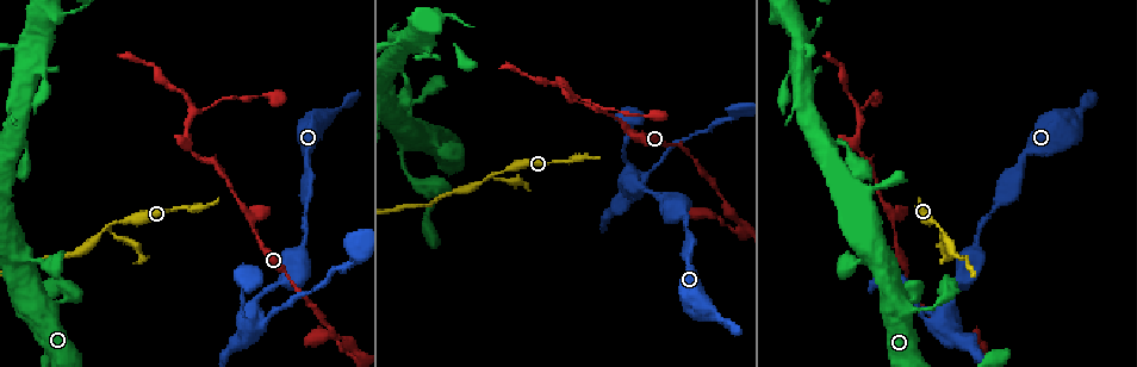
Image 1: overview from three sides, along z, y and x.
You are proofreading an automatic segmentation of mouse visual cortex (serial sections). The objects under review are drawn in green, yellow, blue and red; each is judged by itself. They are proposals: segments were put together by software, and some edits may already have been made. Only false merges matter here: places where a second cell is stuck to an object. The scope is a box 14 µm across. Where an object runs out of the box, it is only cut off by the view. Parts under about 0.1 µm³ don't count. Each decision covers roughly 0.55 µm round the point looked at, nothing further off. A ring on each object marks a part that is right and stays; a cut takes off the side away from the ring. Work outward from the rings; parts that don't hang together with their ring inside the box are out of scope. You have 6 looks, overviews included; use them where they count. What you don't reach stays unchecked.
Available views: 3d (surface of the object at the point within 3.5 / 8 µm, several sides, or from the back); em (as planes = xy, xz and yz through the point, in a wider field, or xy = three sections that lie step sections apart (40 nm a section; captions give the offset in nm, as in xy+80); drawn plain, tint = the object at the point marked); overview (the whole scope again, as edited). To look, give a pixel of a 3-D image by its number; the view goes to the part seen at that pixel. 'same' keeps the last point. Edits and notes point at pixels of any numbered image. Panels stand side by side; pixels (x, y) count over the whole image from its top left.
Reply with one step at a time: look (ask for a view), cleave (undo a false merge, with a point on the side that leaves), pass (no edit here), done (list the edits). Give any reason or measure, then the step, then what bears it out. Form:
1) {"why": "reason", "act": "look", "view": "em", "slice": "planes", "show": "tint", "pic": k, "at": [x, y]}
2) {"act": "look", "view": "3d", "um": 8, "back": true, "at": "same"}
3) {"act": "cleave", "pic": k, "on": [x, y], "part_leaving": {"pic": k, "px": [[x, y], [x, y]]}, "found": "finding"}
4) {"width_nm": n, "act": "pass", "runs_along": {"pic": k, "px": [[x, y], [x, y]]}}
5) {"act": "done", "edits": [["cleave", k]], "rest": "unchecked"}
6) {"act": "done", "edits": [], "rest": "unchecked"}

{"why": "a narrow waist", "act": "look", "view": "3d", "um": 3.5, "pic": 1, "at": [576, 95]}

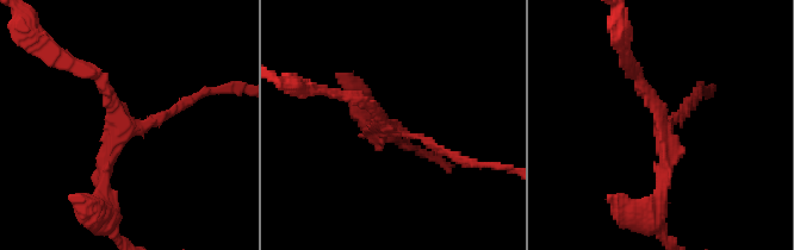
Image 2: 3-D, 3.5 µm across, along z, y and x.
{"why": "now the EM", "act": "look", "view": "em", "slice": "xy", "step": 2, "show": "tint", "pic": 2, "at": [123, 134]}

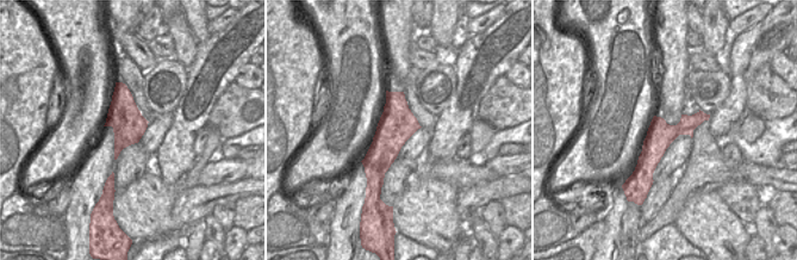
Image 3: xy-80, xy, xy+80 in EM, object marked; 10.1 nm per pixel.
{"arm_widths_nm": [100, 150, 200], "act": "pass", "runs_along": {"pic": 3, "px": [[705, 117], [652, 152], [648, 180]]}, "found": "all the same cell"}

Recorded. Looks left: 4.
{"why": "sudden change in width", "act": "look", "view": "3d", "um": 3.5, "pic": 1, "at": [474, 184]}

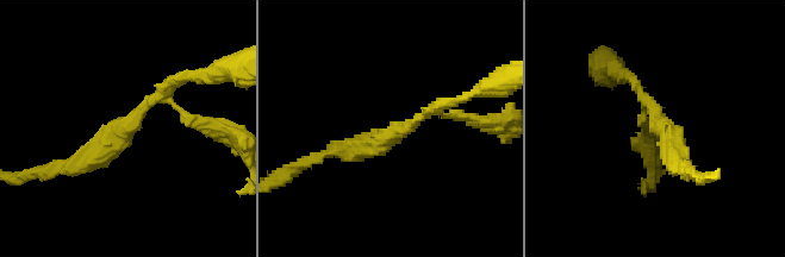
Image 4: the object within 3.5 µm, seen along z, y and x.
{"arm_widths_nm": [150, 250], "why": "now the EM", "act": "look", "view": "em", "slice": "xy", "step": 5, "show": "tint", "pic": 4, "at": [122, 134]}

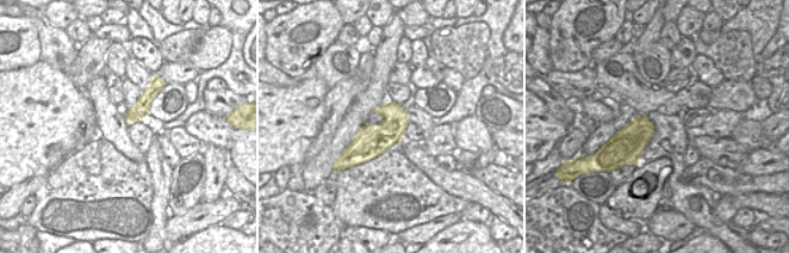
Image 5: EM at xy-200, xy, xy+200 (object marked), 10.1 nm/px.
{"why": "cut it another way", "act": "look", "view": "em", "slice": "planes", "show": "tint", "at": "same"}

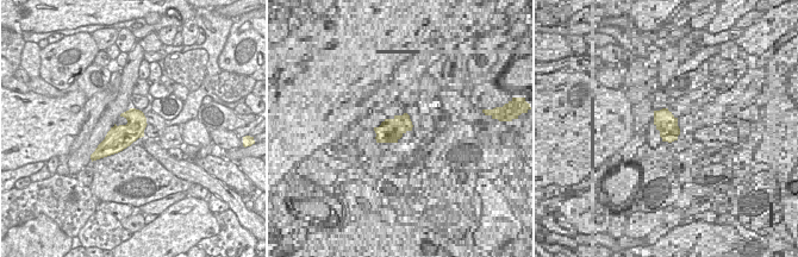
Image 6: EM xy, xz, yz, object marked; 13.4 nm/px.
{"act": "pass", "found": "all the same cell"}

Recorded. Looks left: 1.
{"act": "done", "edits": [], "rest": "unchecked"}

